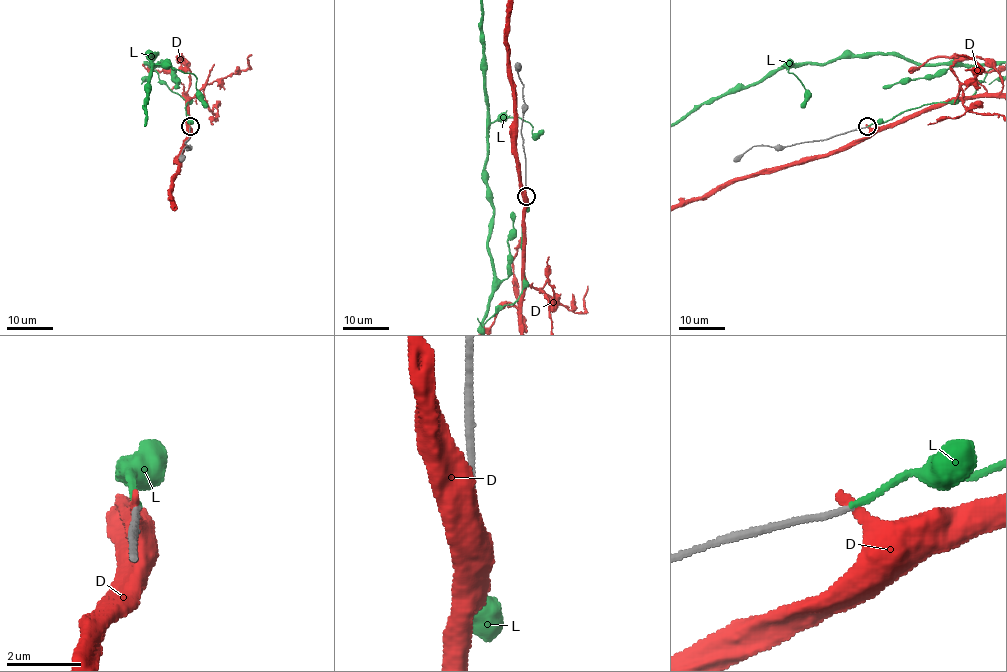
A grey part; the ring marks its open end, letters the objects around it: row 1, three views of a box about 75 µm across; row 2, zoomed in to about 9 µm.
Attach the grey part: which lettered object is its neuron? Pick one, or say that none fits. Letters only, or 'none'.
L

